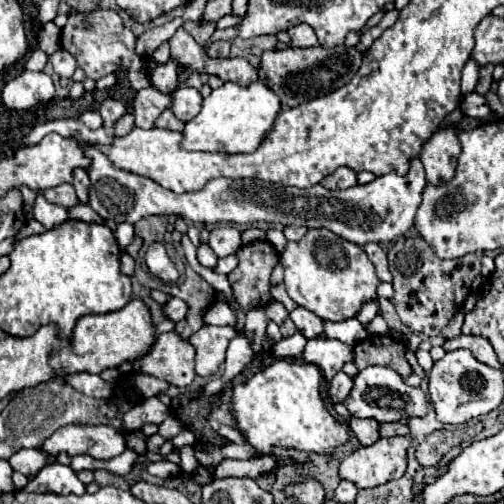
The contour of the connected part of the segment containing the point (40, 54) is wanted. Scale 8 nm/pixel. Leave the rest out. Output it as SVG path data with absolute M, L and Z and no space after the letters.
M34 49L25 62L25 69L31 71L42 71L42 69L44 69L44 65L46 65L46 59L48 59L48 57L46 57L46 53L44 53L44 51Z

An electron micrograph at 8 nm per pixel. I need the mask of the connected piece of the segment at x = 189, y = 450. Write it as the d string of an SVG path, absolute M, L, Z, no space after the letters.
M190 445L180 447L180 453L178 455L180 455L180 469L184 473L194 473L196 467L200 465L198 459L196 459L196 455L194 455L194 447L190 447Z

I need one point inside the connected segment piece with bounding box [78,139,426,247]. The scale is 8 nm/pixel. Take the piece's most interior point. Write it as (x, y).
(382, 210)

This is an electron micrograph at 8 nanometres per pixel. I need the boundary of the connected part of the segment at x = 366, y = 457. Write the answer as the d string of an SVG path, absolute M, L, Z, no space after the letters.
M408 437L380 439L370 447L360 447L340 463L340 477L356 483L360 489L400 479L408 467L408 447Z

